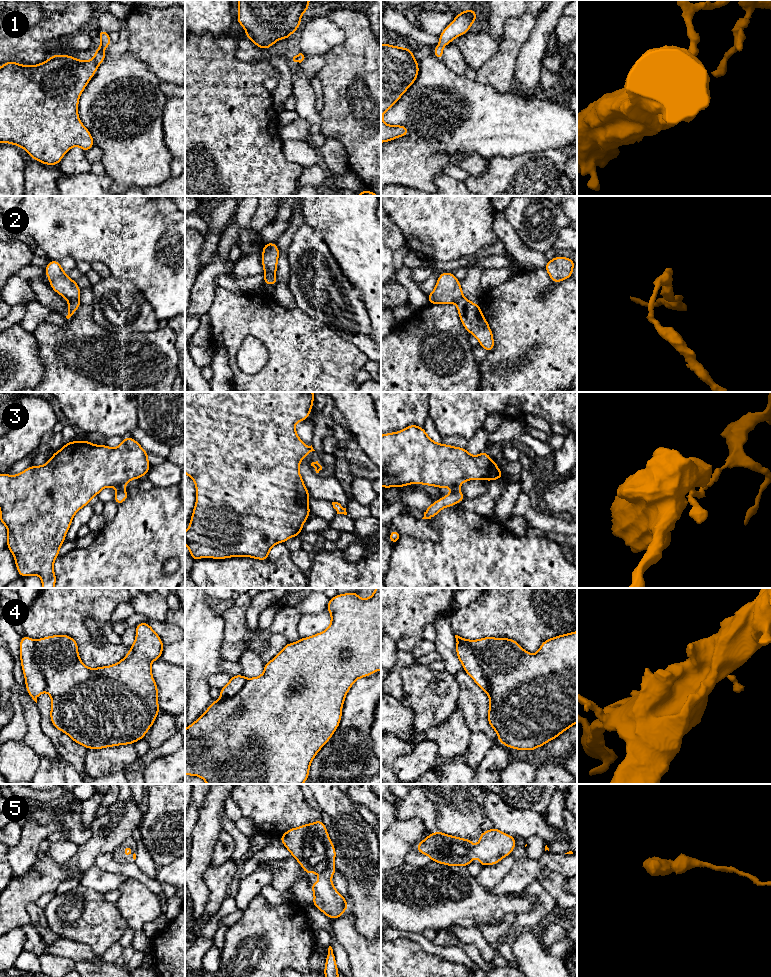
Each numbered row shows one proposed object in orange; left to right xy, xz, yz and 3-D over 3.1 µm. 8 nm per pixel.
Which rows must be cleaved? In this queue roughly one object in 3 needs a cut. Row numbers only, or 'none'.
2, 3, 4

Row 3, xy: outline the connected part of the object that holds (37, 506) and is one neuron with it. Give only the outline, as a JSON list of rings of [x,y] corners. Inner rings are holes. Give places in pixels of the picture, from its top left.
[[[127,436],[116,448],[92,444],[87,440],[71,441],[54,452],[49,461],[41,466],[30,466],[18,475],[0,474],[0,521],[6,526],[7,548],[11,551],[20,577],[38,575],[42,588],[54,588],[56,575],[53,564],[59,549],[65,542],[73,517],[105,487],[124,488],[130,480],[140,479],[150,470],[148,454],[132,437]]]

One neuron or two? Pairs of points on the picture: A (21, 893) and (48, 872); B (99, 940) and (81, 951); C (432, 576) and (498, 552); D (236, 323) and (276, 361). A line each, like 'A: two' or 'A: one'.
A: one
B: two
C: one
D: one

